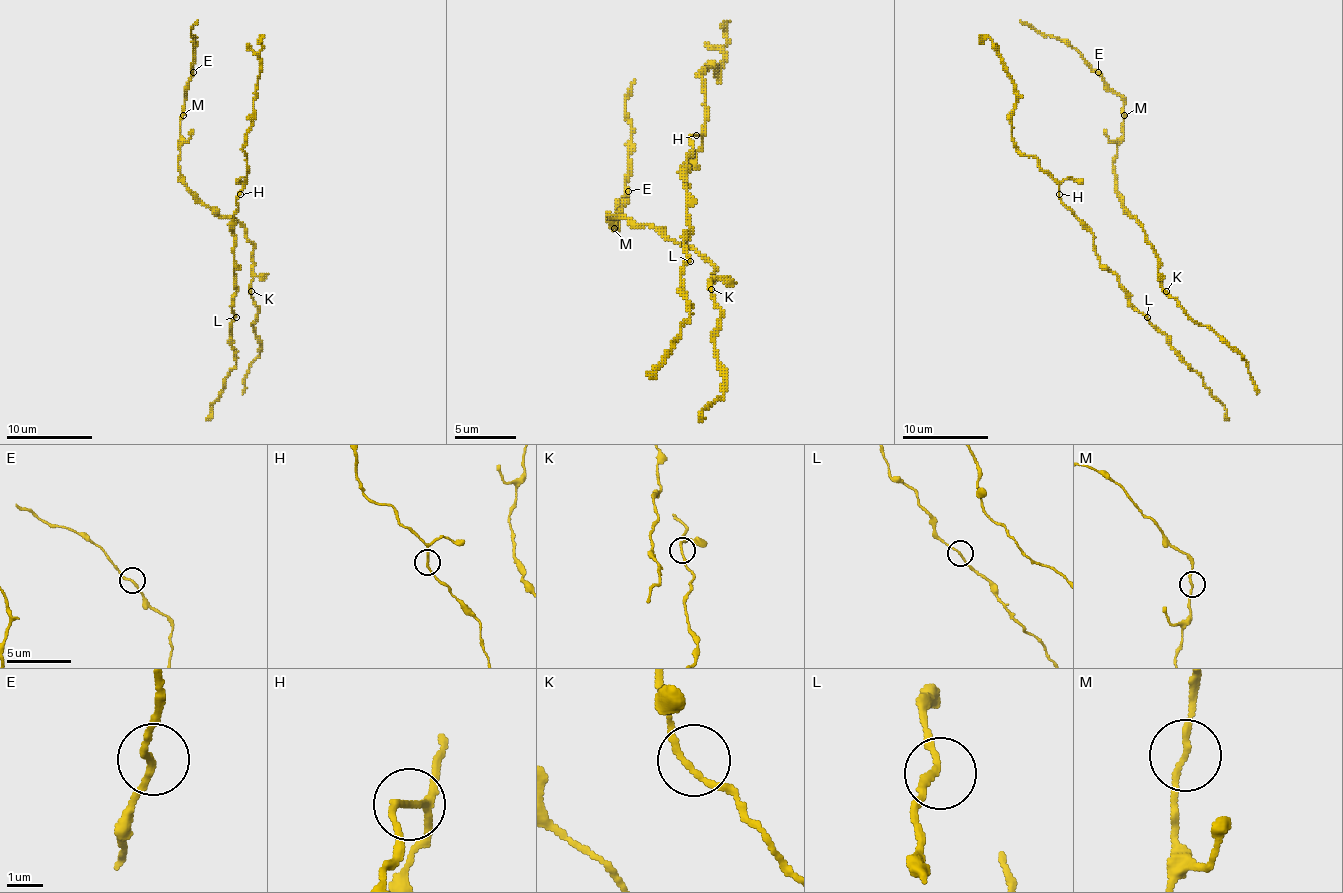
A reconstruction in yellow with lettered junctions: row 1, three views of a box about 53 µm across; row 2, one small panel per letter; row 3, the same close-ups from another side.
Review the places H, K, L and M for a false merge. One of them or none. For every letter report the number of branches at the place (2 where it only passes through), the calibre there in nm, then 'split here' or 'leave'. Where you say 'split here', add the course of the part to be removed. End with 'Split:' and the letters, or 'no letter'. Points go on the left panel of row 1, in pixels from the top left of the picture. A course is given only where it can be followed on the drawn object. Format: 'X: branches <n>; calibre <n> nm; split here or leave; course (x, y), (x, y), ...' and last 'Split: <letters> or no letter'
H: branches 2; calibre 150 nm; leave
K: branches 2; calibre 160 nm; leave
L: branches 2; calibre 160 nm; leave
M: branches 2; calibre 160 nm; leave
Split: no letter

